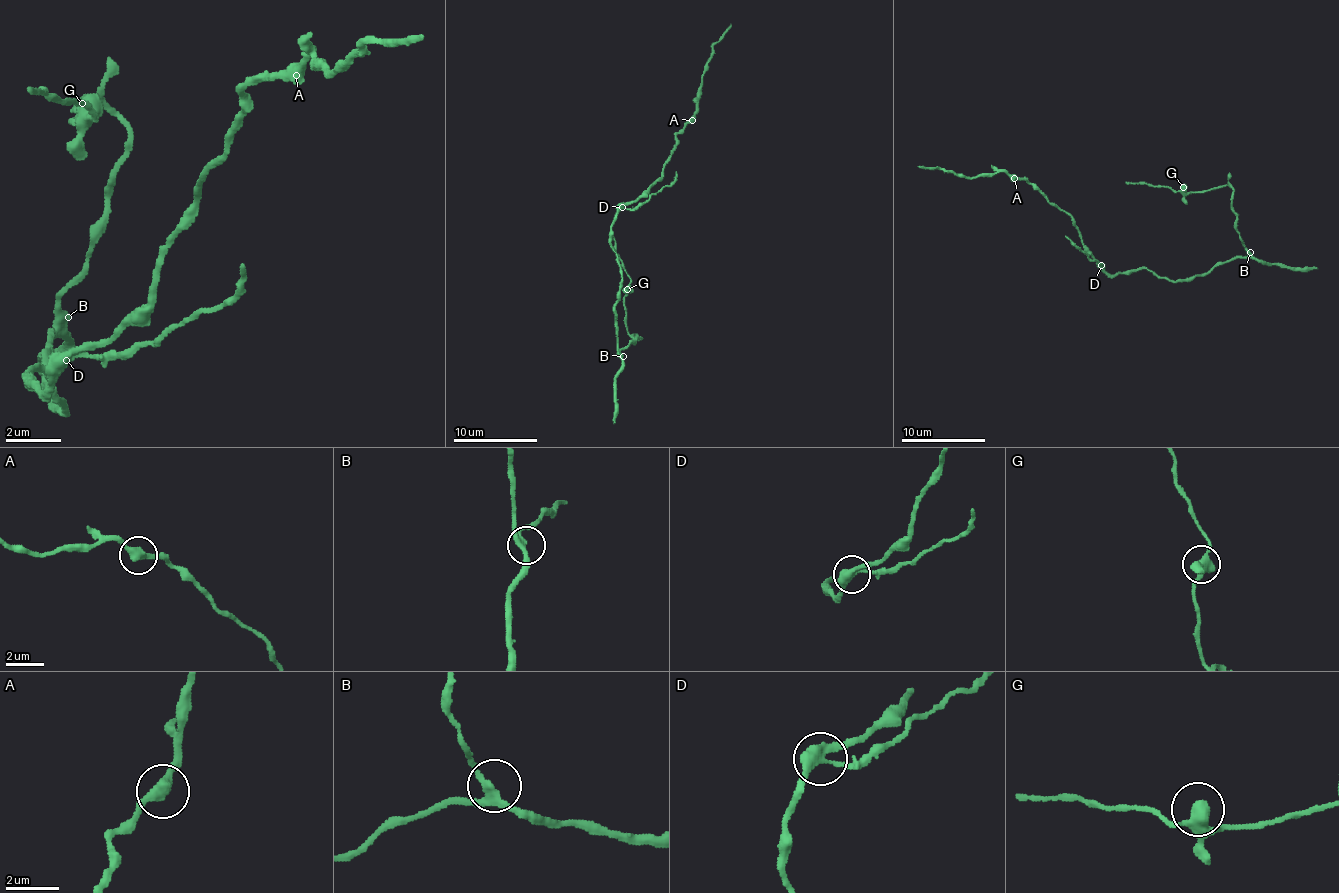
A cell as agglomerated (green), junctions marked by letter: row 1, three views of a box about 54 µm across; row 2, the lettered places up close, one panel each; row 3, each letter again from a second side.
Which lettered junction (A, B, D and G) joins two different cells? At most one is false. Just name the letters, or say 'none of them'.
D

